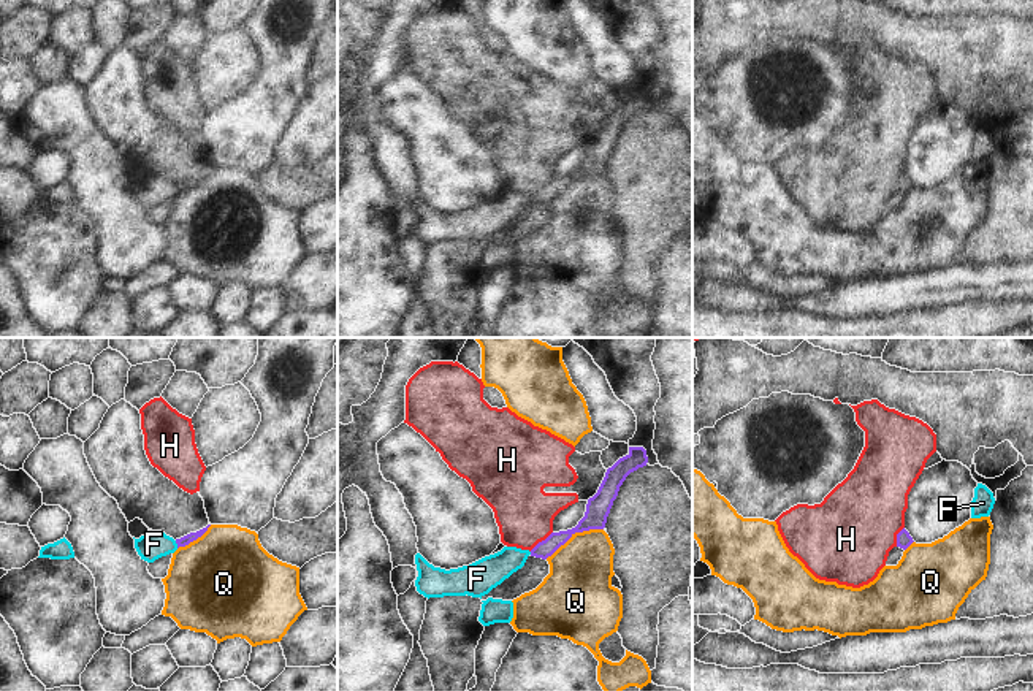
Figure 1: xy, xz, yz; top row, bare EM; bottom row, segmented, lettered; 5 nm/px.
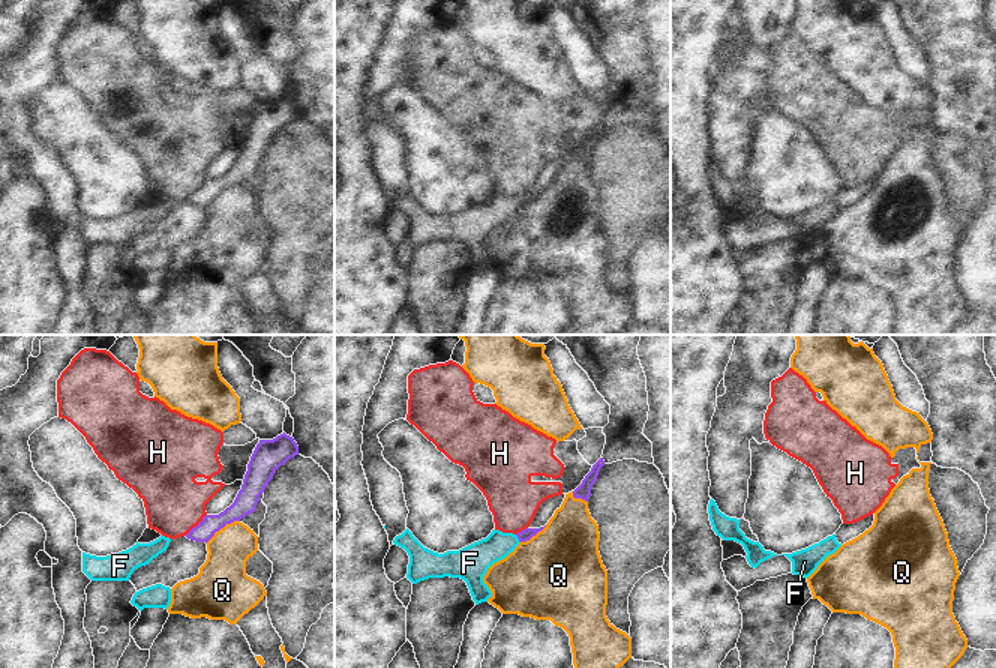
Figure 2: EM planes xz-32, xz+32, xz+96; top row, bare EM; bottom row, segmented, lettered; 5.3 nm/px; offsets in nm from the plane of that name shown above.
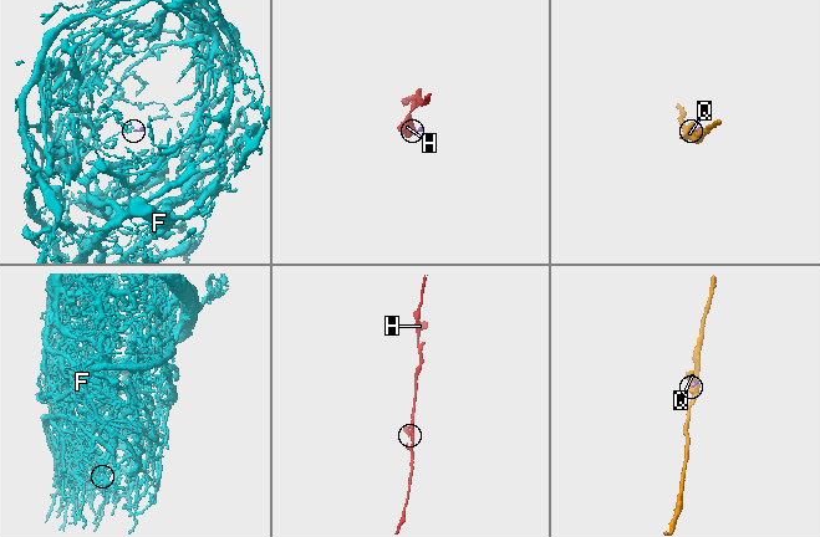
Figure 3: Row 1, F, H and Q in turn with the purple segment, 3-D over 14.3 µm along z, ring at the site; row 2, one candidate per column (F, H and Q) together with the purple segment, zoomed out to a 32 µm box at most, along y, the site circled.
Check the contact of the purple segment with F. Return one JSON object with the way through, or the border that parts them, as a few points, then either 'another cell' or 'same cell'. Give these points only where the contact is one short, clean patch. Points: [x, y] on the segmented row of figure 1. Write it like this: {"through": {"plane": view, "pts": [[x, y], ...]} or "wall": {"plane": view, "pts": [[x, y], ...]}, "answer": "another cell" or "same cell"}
{"through": {"plane": "xy", "pts": [[184, 541], [176, 542], [154, 544]]}, "answer": "same cell"}

